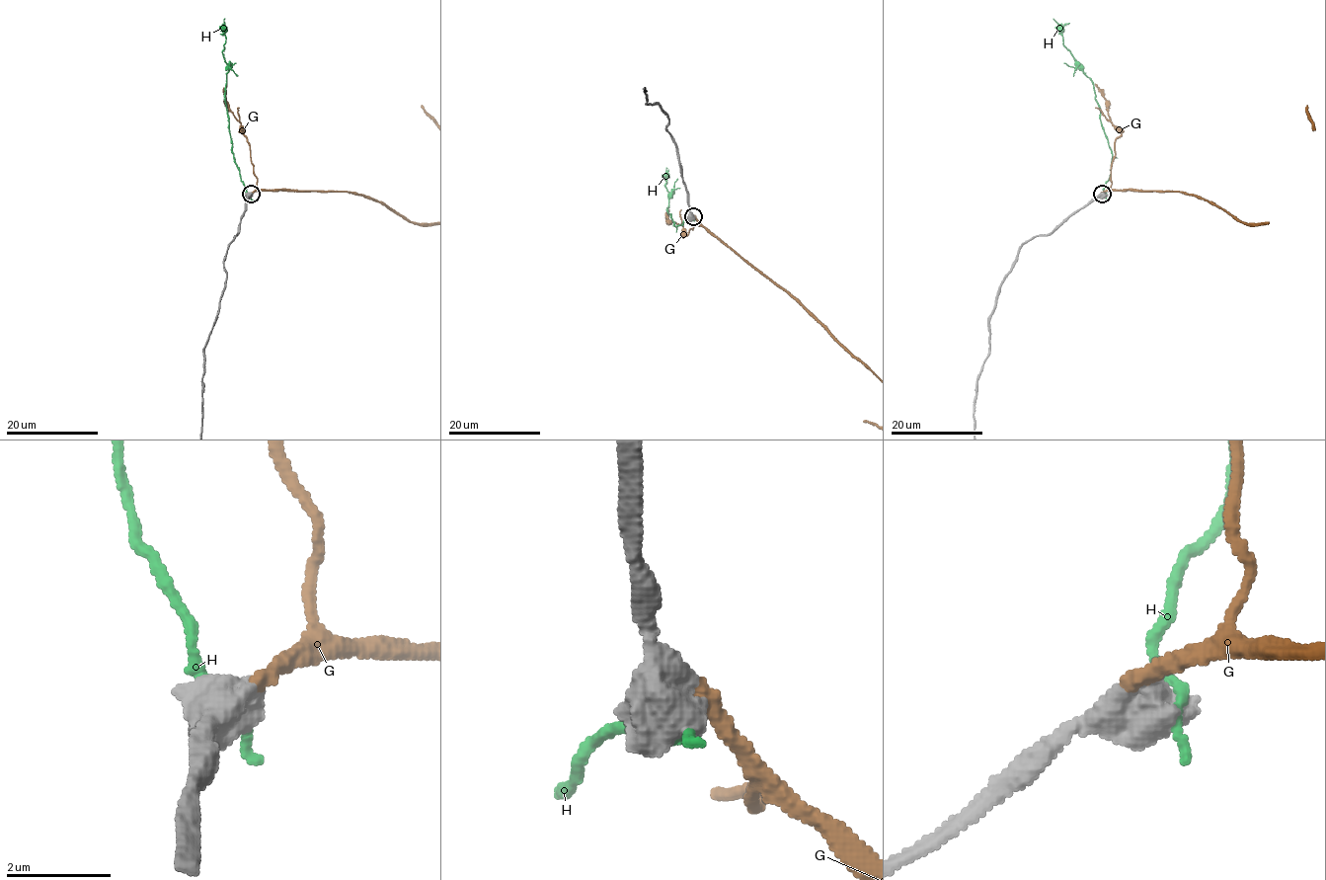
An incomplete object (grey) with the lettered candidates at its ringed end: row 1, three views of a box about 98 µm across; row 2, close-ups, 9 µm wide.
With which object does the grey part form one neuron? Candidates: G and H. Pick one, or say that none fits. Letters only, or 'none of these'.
G

